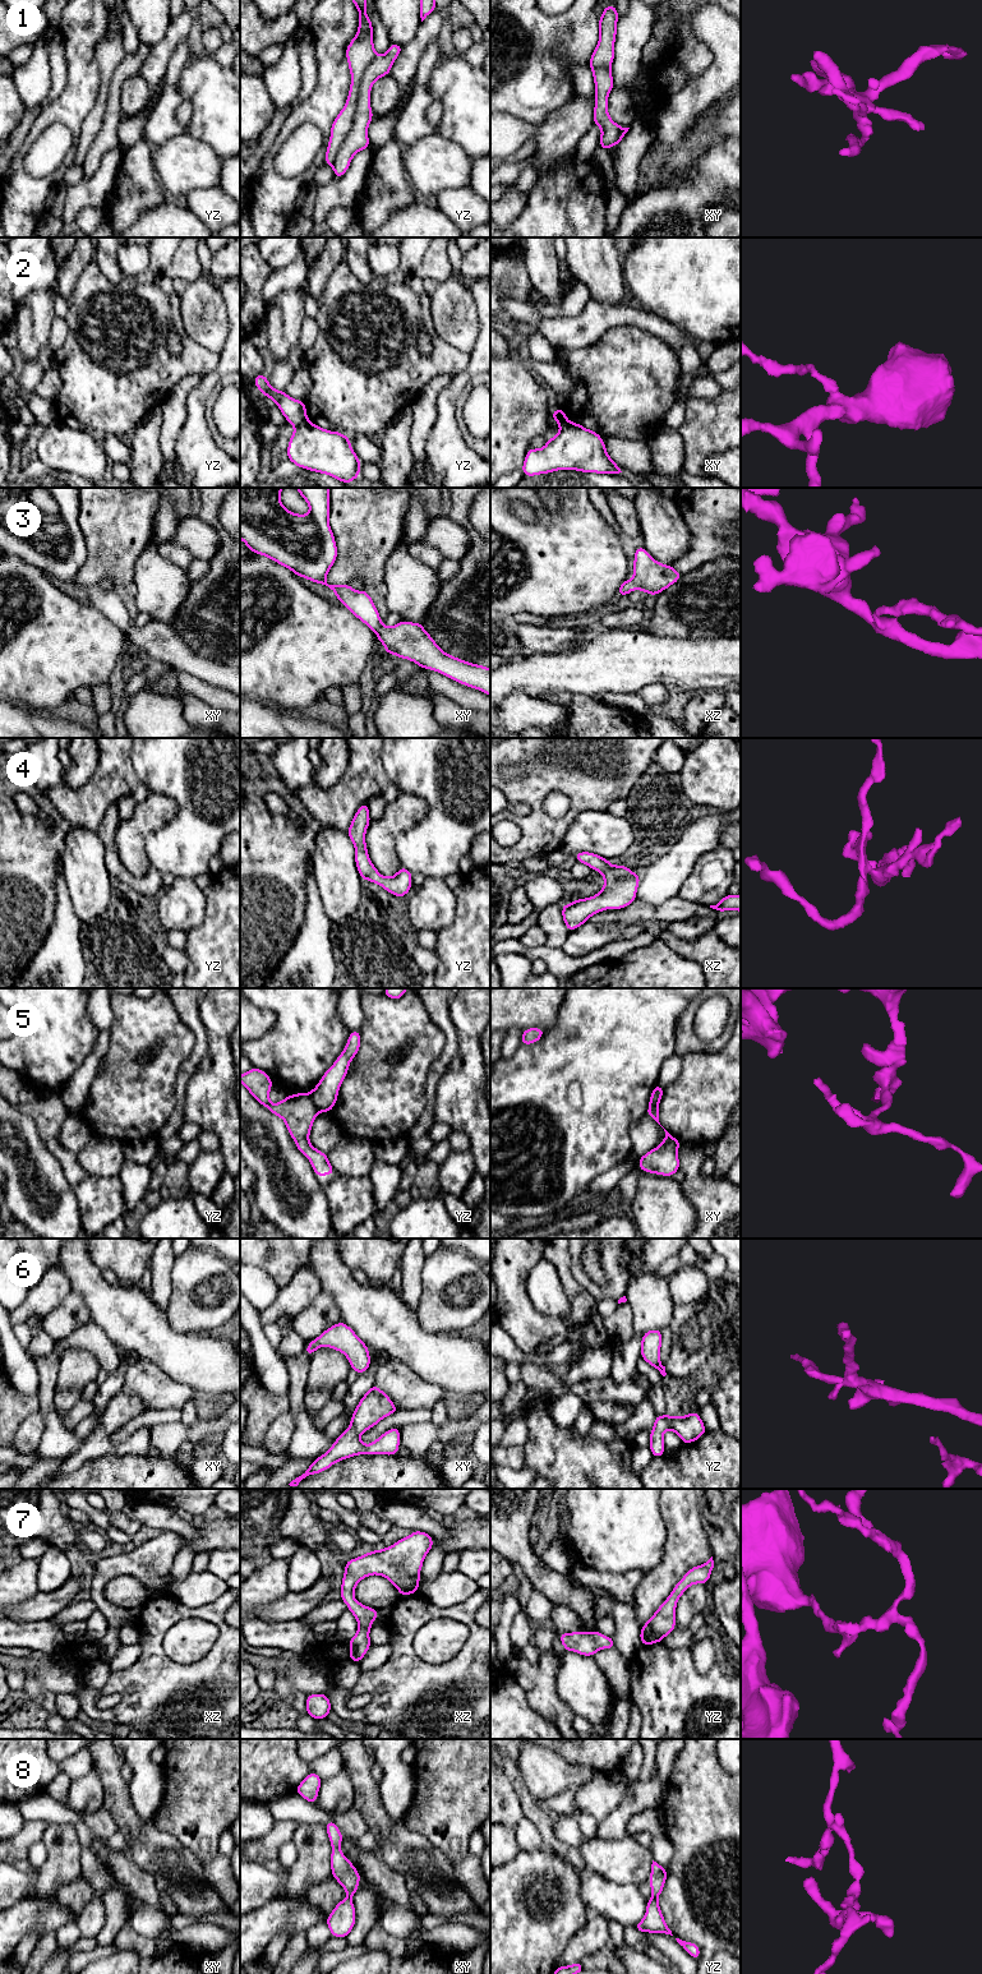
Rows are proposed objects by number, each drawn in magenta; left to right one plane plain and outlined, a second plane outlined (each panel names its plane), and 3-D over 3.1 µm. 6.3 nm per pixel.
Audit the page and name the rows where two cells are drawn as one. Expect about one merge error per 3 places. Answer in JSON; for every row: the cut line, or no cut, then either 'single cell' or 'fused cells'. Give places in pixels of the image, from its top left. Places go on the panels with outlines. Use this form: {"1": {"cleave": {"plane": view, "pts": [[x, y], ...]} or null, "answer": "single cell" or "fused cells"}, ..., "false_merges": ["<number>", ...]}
{"1": {"cleave": {"plane": "yz", "pts": [[376, 54], [363, 75], [351, 129], [332, 166]]}, "answer": "fused cells"}, "2": {"cleave": {"plane": "yz", "pts": [[308, 420], [295, 427]]}, "answer": "fused cells"}, "3": {"cleave": null, "answer": "single cell"}, "4": {"cleave": null, "answer": "single cell"}, "5": {"cleave": {"plane": "yz", "pts": [[309, 1094], [318, 1111]]}, "answer": "fused cells"}, "6": {"cleave": null, "answer": "single cell"}, "7": {"cleave": null, "answer": "single cell"}, "8": {"cleave": {"plane": "yz", "pts": [[653, 1896], [657, 1899]]}, "answer": "fused cells"}, "false_merges": ["1", "2", "5", "8"]}

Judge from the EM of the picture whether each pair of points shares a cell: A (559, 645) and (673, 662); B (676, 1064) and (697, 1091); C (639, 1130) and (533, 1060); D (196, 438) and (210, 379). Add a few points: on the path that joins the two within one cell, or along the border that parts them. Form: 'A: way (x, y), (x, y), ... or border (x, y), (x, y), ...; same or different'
A: border (589, 637), (575, 649), (548, 654); different
B: border (682, 1057), (681, 1073), (663, 1088); different
C: border (645, 1114), (630, 1128), (631, 1152); different
D: way (196, 424), (196, 401), (201, 393); same

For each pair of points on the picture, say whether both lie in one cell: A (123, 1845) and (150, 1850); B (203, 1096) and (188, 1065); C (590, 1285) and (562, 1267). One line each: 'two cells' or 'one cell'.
A: two cells
B: two cells
C: two cells

